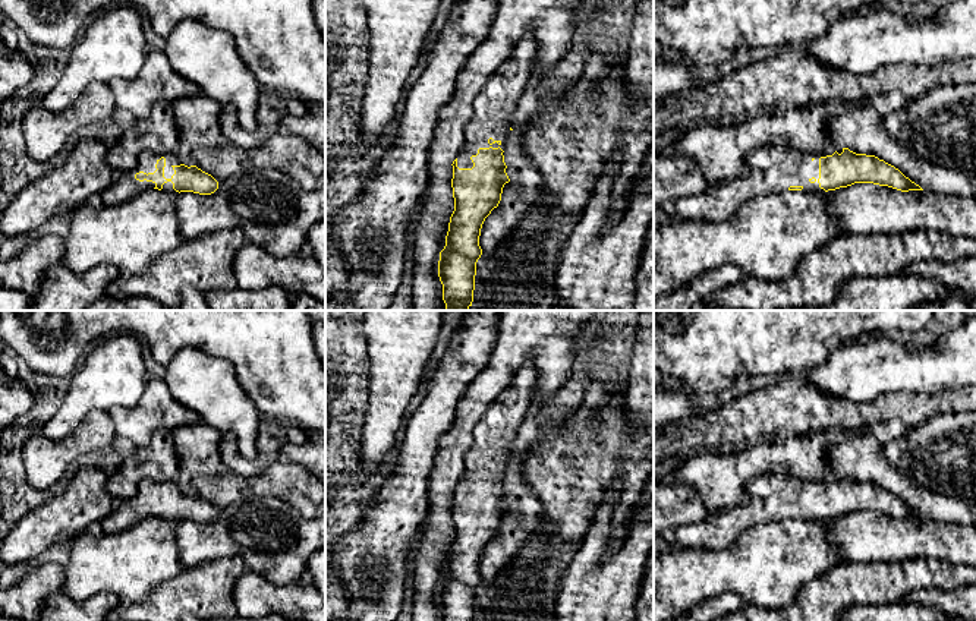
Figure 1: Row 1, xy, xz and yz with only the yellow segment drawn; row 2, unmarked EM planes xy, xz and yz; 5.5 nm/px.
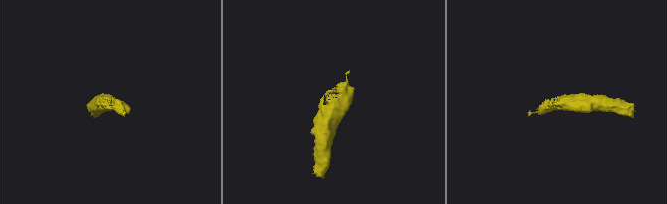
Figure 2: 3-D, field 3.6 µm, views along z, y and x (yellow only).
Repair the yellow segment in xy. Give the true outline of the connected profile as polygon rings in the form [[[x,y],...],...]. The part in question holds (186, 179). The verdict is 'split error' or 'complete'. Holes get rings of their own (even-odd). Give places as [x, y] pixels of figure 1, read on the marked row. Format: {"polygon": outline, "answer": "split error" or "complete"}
{"polygon": [[[145,149],[130,171],[114,171],[101,198],[104,205],[120,205],[147,189],[158,189],[173,196],[180,192],[211,195],[218,189],[218,182],[196,166],[185,166],[174,152]]], "answer": "split error"}

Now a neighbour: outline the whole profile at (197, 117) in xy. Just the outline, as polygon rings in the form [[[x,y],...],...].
[[[199,92],[186,98],[179,98],[177,101],[171,103],[171,108],[179,138],[179,148],[176,155],[182,161],[193,161],[192,154],[199,148],[211,149],[224,142],[224,136],[220,127],[220,113],[223,105],[220,105],[215,100]]]

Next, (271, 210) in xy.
[[[277,168],[237,173],[211,195],[180,192],[174,204],[185,240],[237,230],[280,258],[305,250],[309,230],[325,220],[325,187],[306,190]]]

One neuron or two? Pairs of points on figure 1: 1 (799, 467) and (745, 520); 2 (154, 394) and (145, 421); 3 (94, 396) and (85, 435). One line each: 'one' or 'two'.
1: two
2: one
3: two

